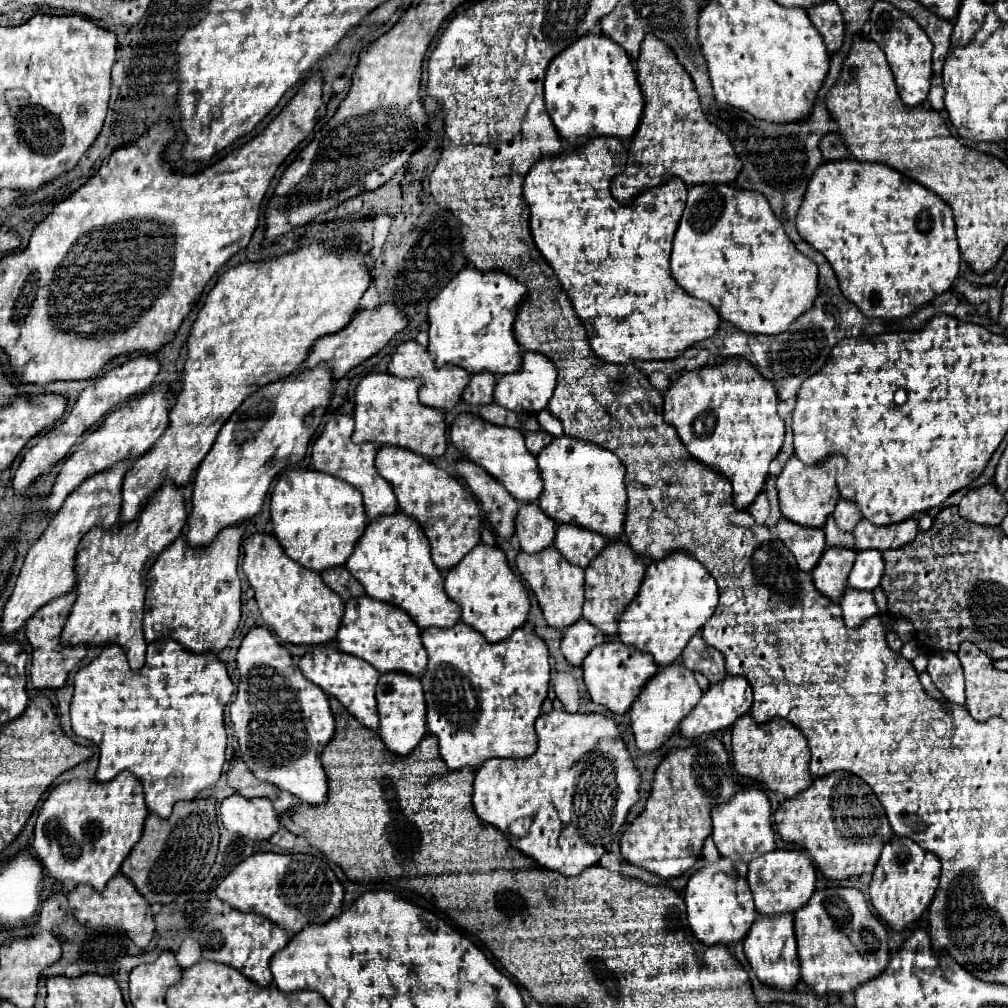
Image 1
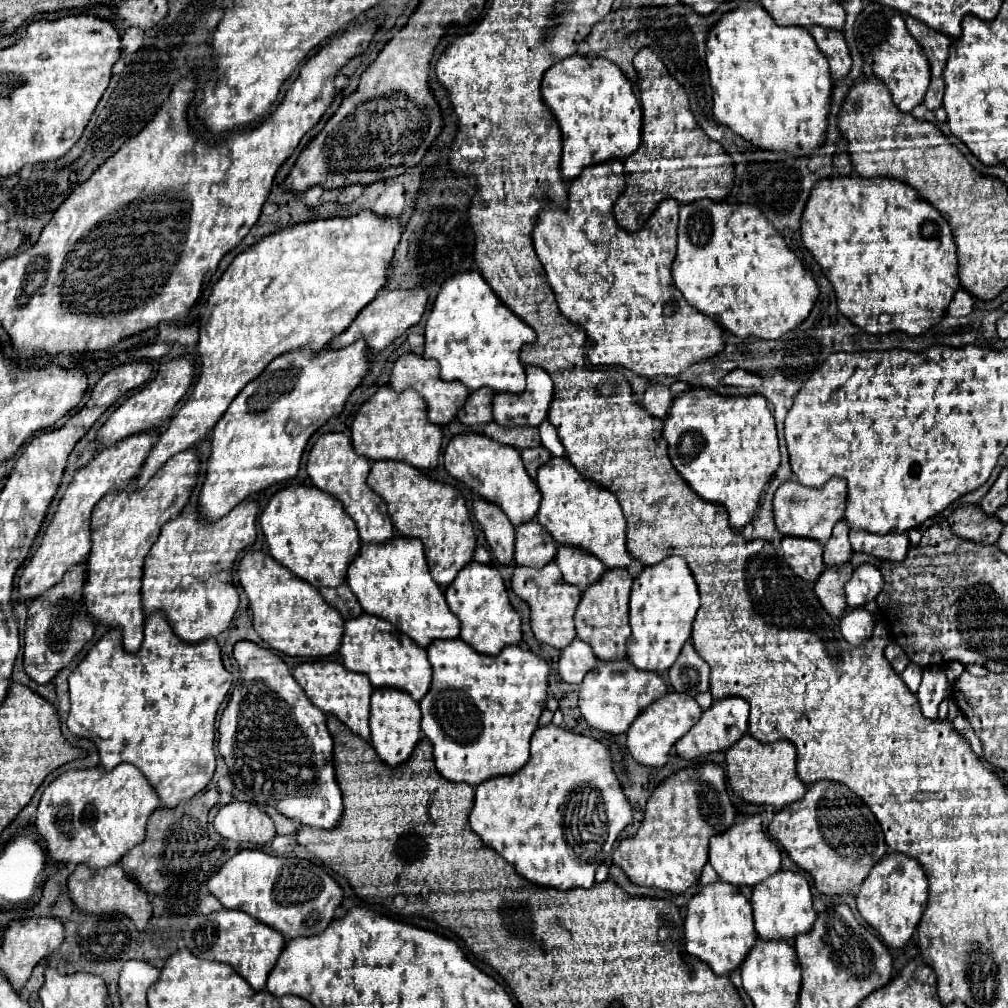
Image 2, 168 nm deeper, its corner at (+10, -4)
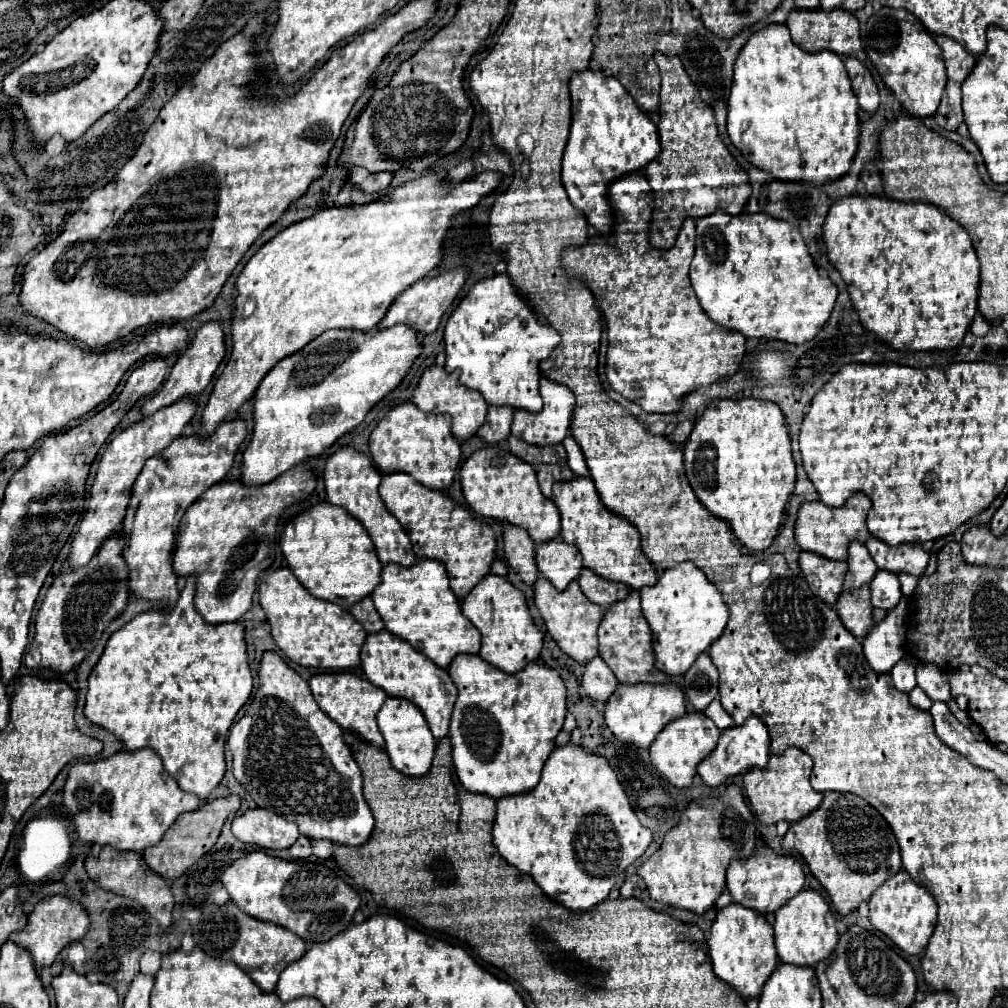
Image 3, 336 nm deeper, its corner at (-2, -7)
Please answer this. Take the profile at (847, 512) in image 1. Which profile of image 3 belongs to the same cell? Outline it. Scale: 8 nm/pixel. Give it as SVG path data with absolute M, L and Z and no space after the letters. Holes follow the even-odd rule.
M849 542L849 556L847 556L847 574L845 574L845 588L849 586L861 586L873 580L873 574L877 572L877 564L873 558L869 558L869 552L865 550L865 544L861 542Z

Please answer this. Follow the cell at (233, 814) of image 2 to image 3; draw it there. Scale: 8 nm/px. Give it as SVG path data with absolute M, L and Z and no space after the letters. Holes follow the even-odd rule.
M265 808L247 810L245 814L235 816L231 822L231 830L235 838L245 844L273 850L289 848L299 838L297 824Z

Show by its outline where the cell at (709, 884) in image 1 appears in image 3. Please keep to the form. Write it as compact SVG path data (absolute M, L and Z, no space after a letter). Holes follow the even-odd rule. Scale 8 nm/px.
M731 902L717 912L709 930L707 944L715 974L745 998L759 996L765 978L769 978L779 962L773 946L773 926L757 910L739 906L737 902Z

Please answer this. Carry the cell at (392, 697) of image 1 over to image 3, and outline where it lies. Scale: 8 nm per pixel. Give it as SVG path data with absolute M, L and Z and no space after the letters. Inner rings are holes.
M387 698L377 714L377 722L385 738L385 750L391 758L391 764L405 776L427 774L435 752L435 738L427 726L423 712L413 702L407 702L405 698Z

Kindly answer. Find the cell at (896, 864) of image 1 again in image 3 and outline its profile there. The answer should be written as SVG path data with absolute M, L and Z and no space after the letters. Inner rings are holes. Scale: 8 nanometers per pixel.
M899 870L873 892L869 900L869 920L879 932L889 936L905 954L921 954L935 930L937 904L927 888L919 886L905 870Z

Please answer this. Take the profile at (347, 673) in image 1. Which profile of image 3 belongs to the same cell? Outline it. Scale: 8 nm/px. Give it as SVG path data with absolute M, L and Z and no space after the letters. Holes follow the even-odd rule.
M323 672L323 674L315 674L315 676L311 676L309 686L311 686L313 698L319 704L319 708L331 720L335 720L343 730L361 734L369 744L373 744L377 748L385 746L383 736L381 736L379 728L377 728L377 720L375 720L379 708L383 706L385 698L387 698L387 694L383 690L379 690L377 686L367 682L365 678L357 676L355 672Z

